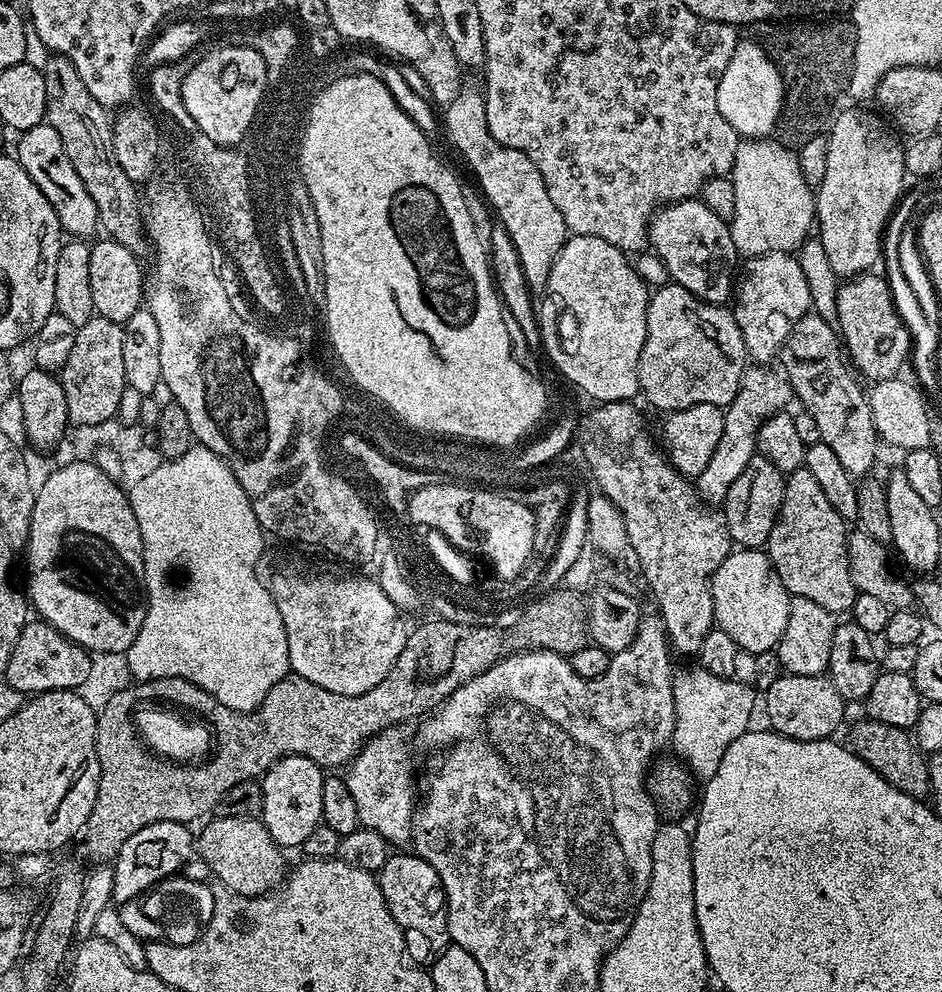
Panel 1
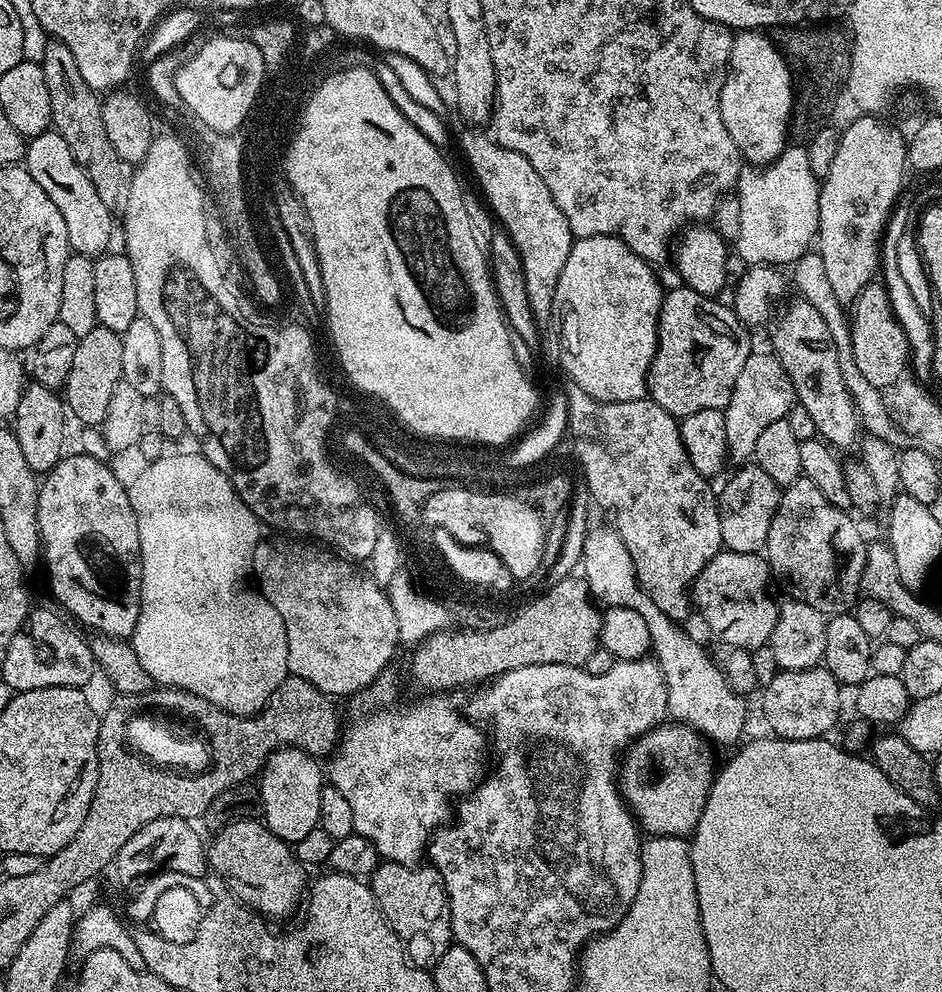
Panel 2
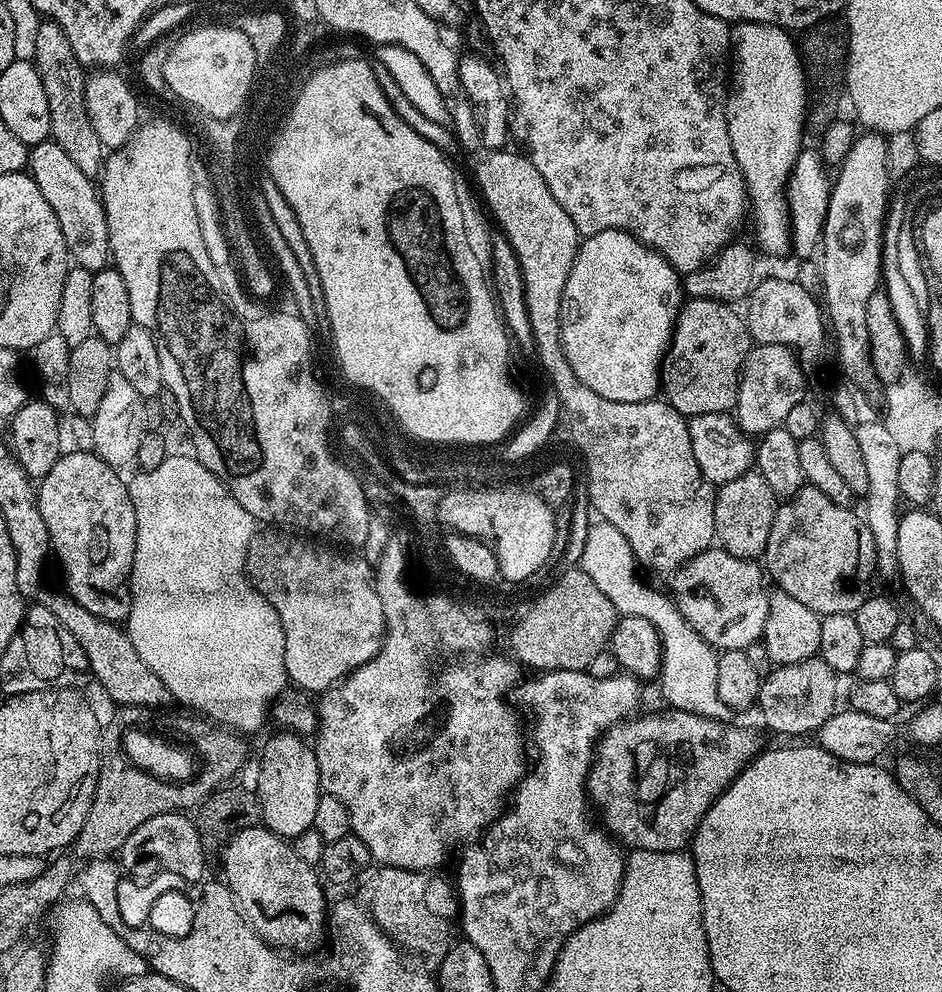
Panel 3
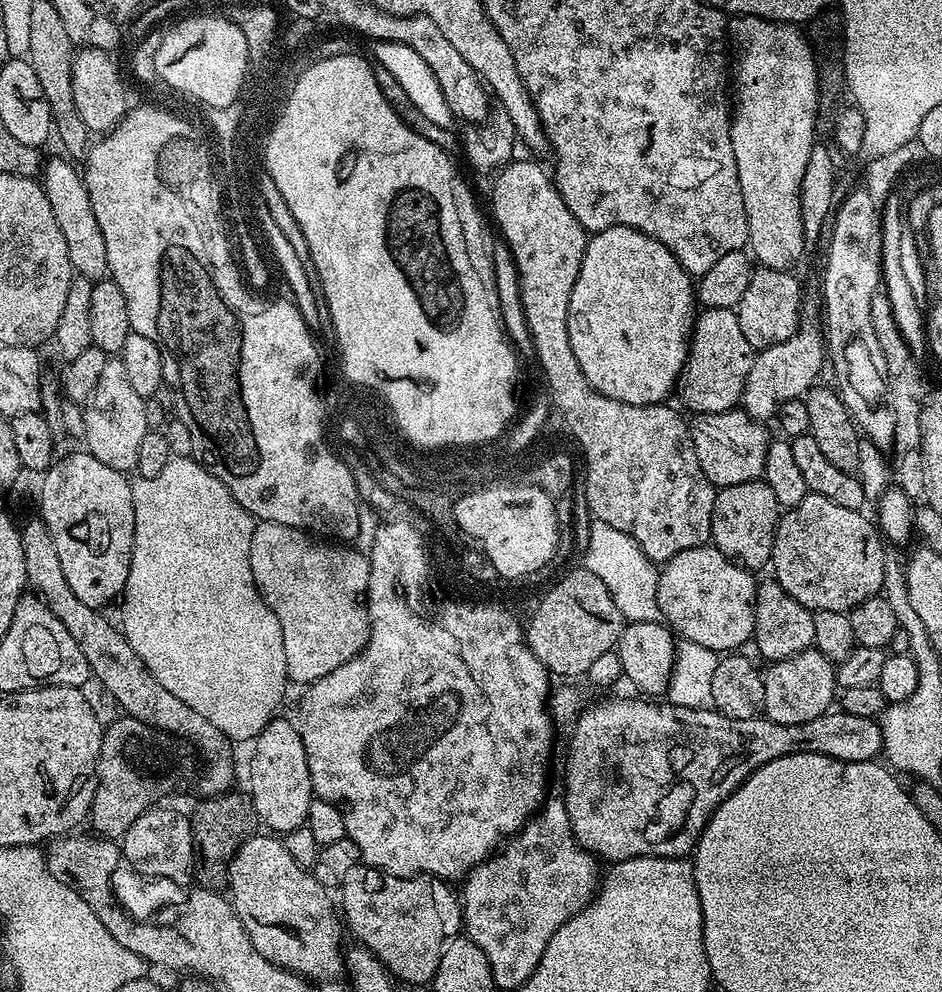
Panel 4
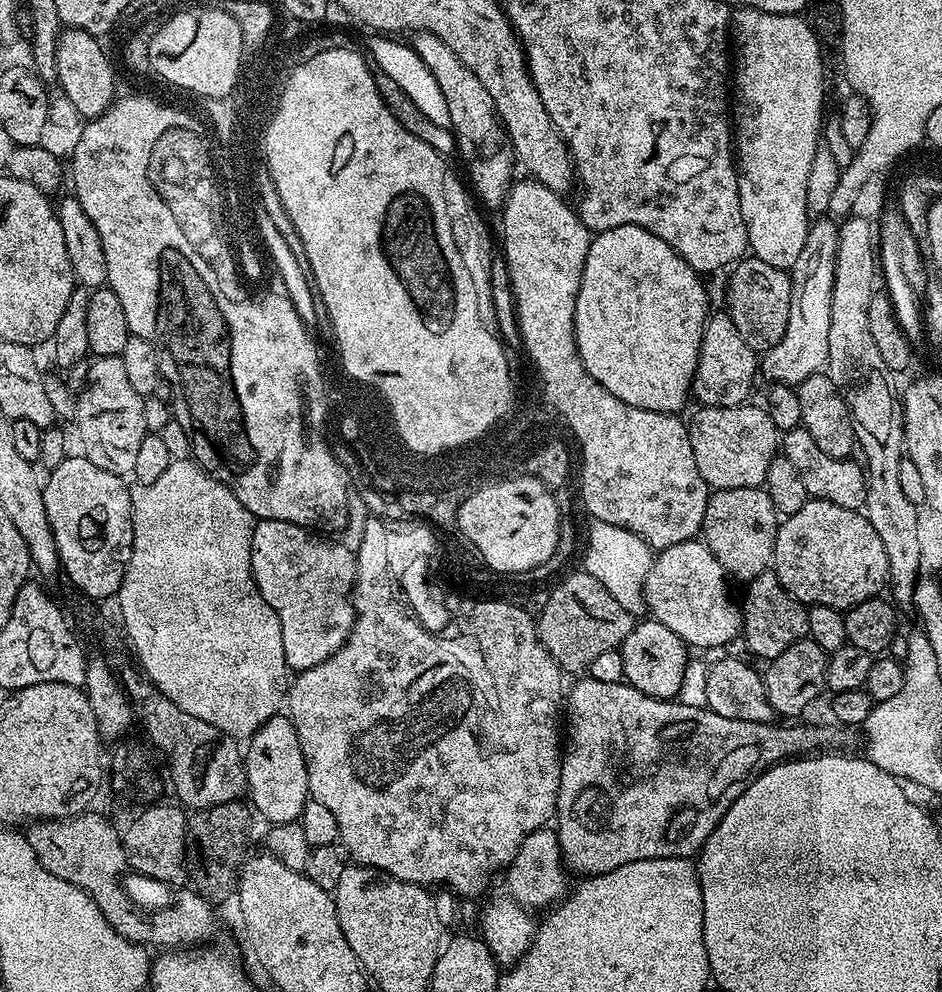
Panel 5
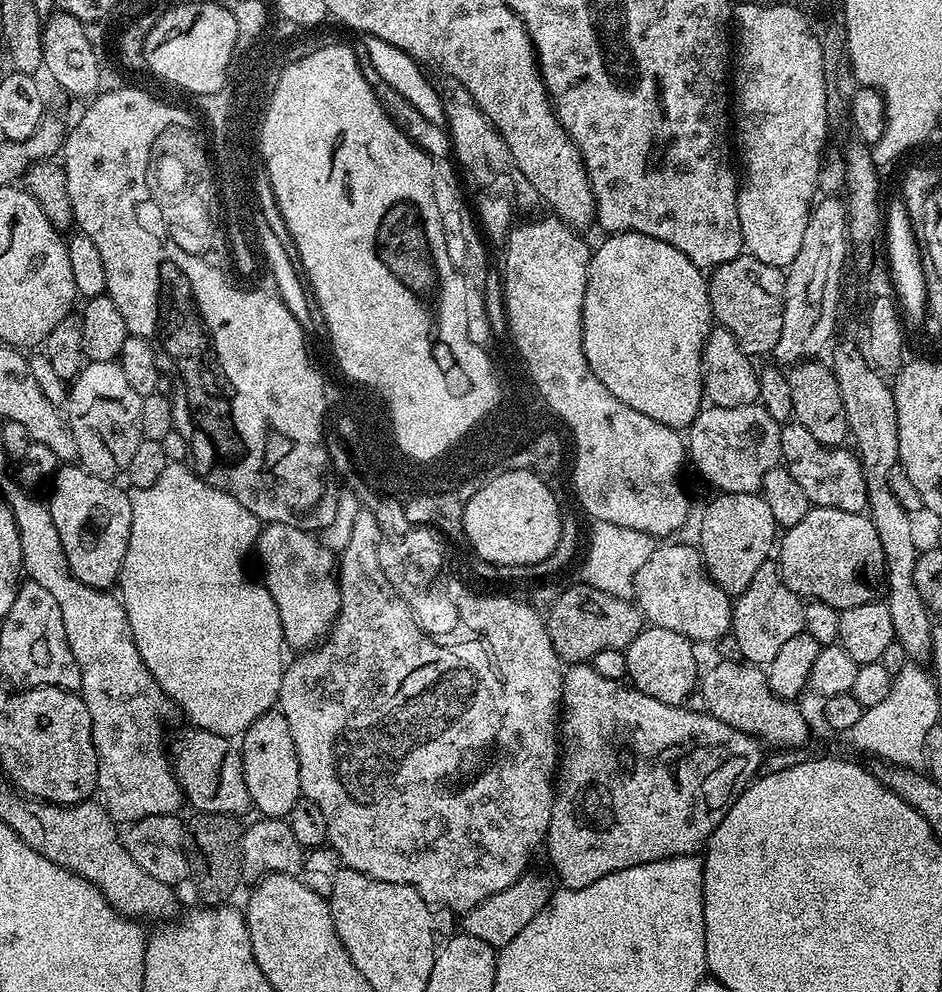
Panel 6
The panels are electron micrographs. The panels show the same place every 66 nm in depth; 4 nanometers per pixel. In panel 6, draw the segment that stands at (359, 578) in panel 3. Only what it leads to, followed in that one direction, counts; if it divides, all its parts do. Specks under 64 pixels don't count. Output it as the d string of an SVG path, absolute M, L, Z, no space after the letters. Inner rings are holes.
M264 524L256 538L254 552L260 555L263 586L270 598L274 598L274 606L278 606L285 645L295 650L319 645L332 631L340 614L337 553L321 544L315 535L285 524Z

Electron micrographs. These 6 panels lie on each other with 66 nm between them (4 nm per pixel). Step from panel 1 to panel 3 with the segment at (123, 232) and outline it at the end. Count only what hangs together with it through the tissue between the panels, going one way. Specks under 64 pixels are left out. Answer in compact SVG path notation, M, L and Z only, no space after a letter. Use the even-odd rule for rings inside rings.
M41 19L38 26L38 38L35 39L33 61L38 74L42 78L42 86L46 89L46 102L50 102L51 139L55 140L66 154L82 170L82 174L96 178L103 173L106 149L94 132L87 113L86 69L78 62L74 49L70 46L70 38L52 20Z

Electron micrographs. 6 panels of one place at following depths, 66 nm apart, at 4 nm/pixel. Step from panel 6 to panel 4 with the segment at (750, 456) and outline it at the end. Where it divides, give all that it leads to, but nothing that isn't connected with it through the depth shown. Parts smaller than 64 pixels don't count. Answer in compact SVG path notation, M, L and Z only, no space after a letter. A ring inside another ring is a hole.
M743 410L706 412L697 415L690 427L694 454L698 454L698 466L702 466L702 474L706 474L708 481L717 489L763 477L770 435L761 421Z

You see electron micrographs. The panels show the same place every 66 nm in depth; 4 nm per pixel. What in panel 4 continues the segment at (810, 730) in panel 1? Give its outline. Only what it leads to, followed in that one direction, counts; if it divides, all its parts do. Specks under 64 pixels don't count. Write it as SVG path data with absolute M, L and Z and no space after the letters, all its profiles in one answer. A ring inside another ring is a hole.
M815 646L790 658L771 661L764 677L763 715L779 724L805 724L833 707L838 696L836 665Z

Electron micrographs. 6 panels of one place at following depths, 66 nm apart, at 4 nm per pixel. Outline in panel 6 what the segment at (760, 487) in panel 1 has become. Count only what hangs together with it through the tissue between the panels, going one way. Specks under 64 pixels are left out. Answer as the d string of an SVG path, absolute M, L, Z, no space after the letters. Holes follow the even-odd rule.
M720 492L704 508L700 516L698 547L704 560L704 570L729 598L735 598L750 586L758 566L769 563L778 540L778 526L763 495L755 492L734 494Z

